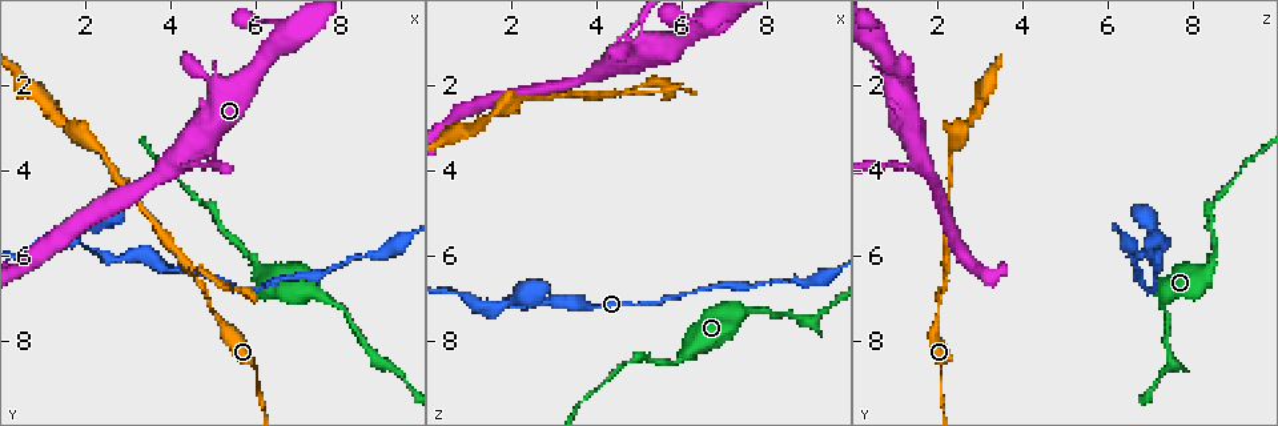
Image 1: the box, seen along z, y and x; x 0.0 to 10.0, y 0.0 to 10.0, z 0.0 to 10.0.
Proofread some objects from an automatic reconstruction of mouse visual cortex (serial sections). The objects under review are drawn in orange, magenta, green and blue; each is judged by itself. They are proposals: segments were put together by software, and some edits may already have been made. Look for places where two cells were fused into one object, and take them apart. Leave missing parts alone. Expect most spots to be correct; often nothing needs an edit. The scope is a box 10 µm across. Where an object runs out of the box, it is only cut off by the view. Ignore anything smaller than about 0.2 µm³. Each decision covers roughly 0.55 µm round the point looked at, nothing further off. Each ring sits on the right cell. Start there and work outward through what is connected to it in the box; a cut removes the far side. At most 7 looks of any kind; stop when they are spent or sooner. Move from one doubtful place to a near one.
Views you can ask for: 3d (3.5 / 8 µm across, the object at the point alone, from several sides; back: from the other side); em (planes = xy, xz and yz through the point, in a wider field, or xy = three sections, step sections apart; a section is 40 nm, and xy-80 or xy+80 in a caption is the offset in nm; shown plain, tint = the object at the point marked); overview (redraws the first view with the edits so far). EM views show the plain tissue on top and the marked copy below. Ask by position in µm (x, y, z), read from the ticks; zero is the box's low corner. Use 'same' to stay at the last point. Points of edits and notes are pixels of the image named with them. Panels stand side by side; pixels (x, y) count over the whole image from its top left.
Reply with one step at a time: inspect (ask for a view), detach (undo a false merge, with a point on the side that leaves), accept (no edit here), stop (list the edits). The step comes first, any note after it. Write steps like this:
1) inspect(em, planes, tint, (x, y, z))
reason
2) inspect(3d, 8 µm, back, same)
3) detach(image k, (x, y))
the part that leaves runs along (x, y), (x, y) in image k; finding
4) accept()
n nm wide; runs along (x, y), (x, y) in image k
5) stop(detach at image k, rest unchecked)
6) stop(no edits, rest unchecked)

inspect(3d, 3.5 µm, (7.70, 6.95, 7.25))
sudden change in width

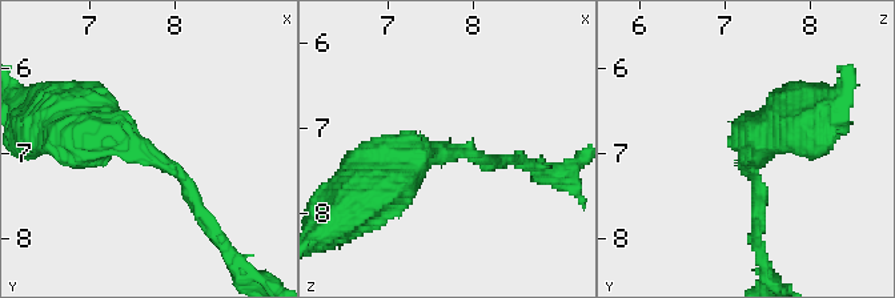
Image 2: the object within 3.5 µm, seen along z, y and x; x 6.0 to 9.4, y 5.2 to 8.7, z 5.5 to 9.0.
inspect(em, xy, step 1, tint, (7.65, 6.95, 7.30))
arms of 150, 600 nm; need the tissue

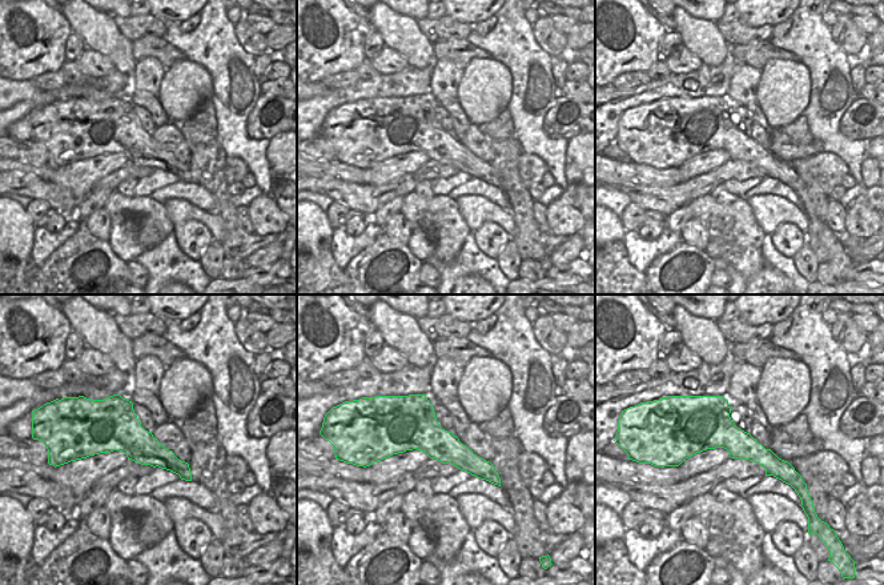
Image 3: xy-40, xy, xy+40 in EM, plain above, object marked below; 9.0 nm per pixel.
accept()
one cell here

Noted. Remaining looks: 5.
inspect(3d, 3.5 µm, (4.50, 6.35, 2.25))
narrows sharply

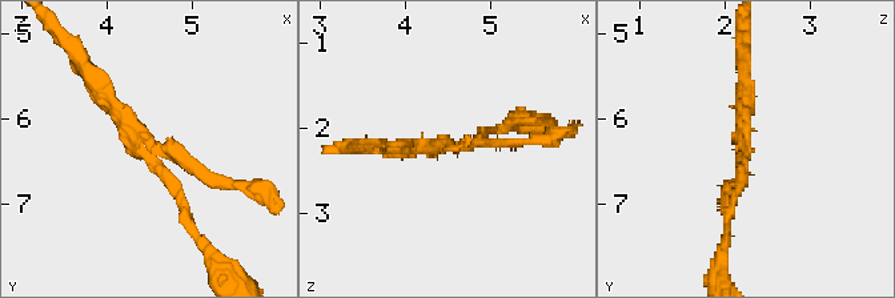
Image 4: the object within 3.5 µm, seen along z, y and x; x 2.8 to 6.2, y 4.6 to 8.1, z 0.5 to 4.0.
inspect(em, xy, step 5, tint, (4.50, 6.40, 2.20))

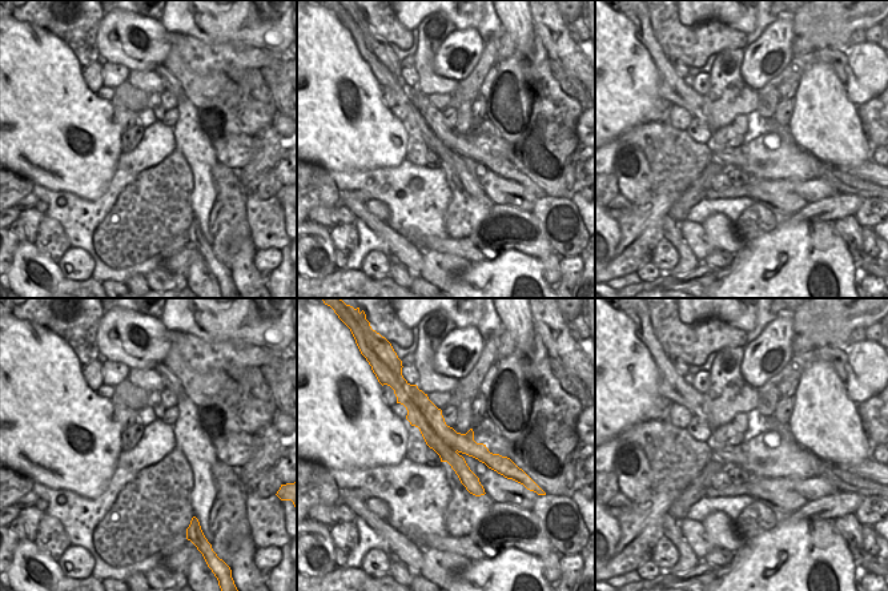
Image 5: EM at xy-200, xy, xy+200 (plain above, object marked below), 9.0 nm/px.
accept()
runs along (193, 222), (148, 141), (91, 80) in image 4; one cell here

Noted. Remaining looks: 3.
inspect(3d, 3.5 µm, (2.00, 5.80, 7.20))
sudden change in width

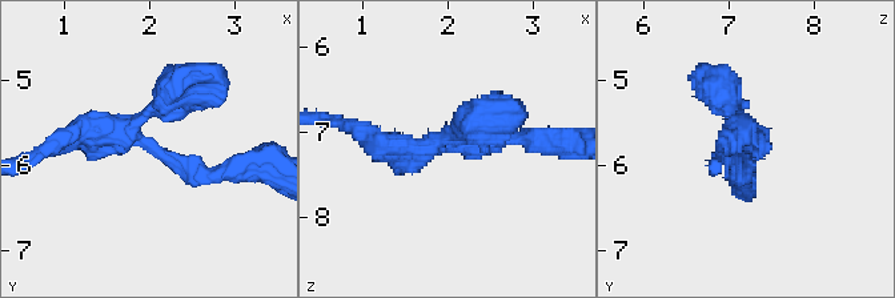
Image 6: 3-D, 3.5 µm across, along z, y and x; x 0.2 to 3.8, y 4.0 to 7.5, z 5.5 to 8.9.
inspect(em, xy, step 2, tint, (2.05, 5.85, 7.15))
need the tissue

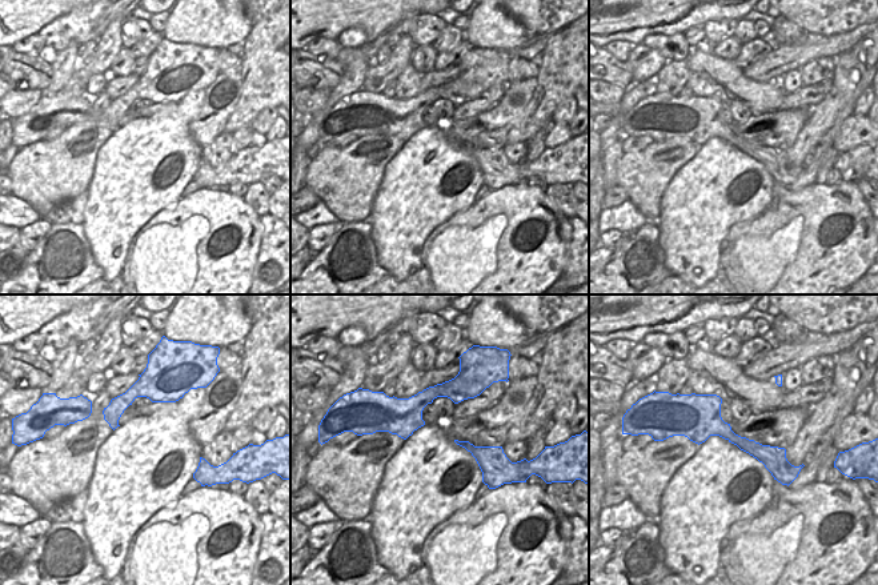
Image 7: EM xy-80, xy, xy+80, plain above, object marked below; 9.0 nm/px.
inspect(em, xy, step 1, tint, same)

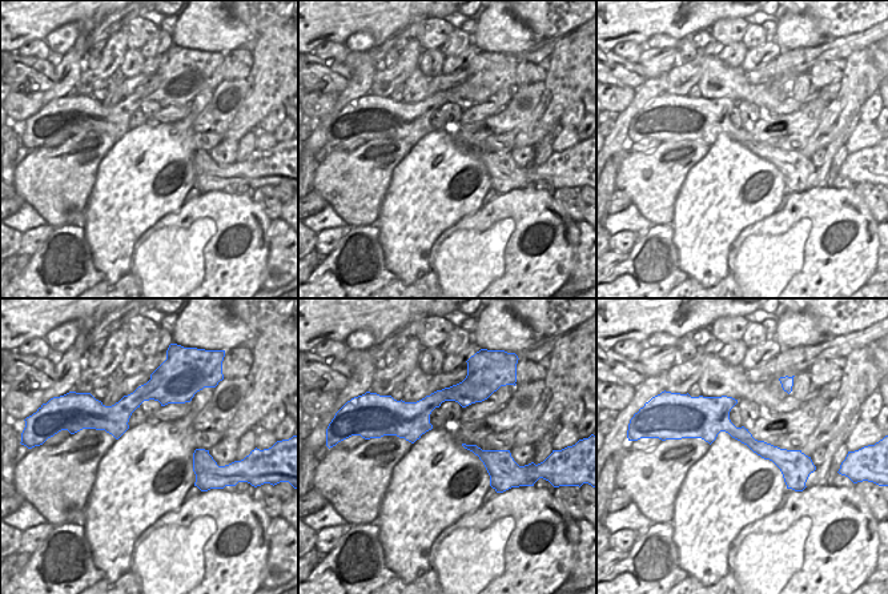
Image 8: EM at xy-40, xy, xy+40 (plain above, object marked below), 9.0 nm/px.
accept()
runs along (229, 172), (189, 172), (132, 131), (172, 89) in image 6; all the same cell

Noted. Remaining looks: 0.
stop(no edits, rest unchecked)

